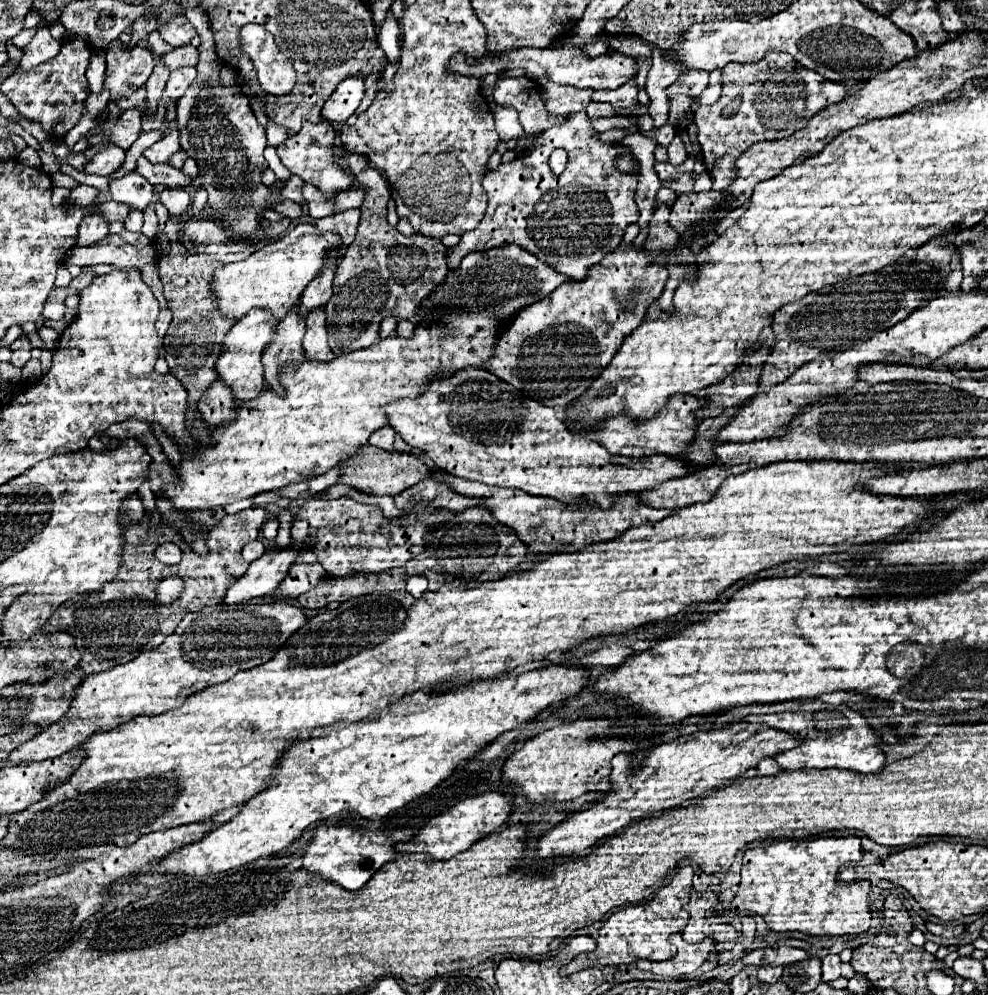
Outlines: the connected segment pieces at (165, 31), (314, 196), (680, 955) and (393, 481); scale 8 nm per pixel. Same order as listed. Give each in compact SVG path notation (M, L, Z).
M175 17L167 23L157 23L157 31L171 47L187 45L195 37L195 27L189 23L187 17Z
M305 185L303 187L303 197L309 205L309 215L311 217L325 217L325 215L333 215L335 213L335 195L331 195L331 199L327 199L319 189L315 189L313 185Z
M681 933L671 935L671 939L673 939L673 945L677 947L677 955L669 961L651 961L647 965L649 971L659 973L665 979L675 979L679 975L693 973L695 969L701 967L701 963L709 957L709 953L715 947L715 939L711 939L711 937L707 937L707 939L703 939L701 943L695 943L695 945L683 941Z
M363 445L353 457L341 463L341 483L359 489L363 493L373 495L399 495L399 491L405 491L407 487L415 485L417 481L431 477L431 467L423 461L423 457L415 453L401 453L401 451L383 451L373 445Z

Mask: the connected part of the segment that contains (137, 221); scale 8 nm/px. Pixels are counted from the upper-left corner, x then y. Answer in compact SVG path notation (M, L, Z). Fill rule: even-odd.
M133 209L129 213L129 217L125 219L125 229L127 231L141 231L143 227L143 213L139 209Z

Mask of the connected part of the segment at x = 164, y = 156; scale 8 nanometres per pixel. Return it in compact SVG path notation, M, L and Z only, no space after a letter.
M173 123L173 125L169 127L169 133L167 133L163 139L159 139L155 145L151 145L149 149L145 149L143 155L145 155L151 163L167 163L167 159L169 159L175 151L179 151L179 129L177 129L177 125Z

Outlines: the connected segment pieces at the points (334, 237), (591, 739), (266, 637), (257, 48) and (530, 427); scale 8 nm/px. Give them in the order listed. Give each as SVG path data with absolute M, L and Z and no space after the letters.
M299 223L283 239L277 239L251 253L245 261L227 263L215 269L211 291L215 293L221 315L241 319L251 309L261 307L265 311L271 311L275 319L283 319L287 309L301 297L307 283L319 273L327 247L335 247L335 243L341 245L337 233L319 231L313 223Z
M593 719L593 721L577 721L559 725L555 729L543 731L537 737L531 737L525 741L525 745L515 751L503 765L501 771L501 783L505 785L519 785L523 789L523 795L527 801L533 803L545 803L545 801L571 801L575 797L581 797L589 791L607 791L609 787L609 773L611 773L611 759L617 753L635 753L639 749L645 749L645 743L631 743L625 739L619 739L617 735L609 733L609 725L613 725L607 719Z
M269 601L269 603L239 603L239 605L211 605L197 613L187 613L185 619L179 623L175 633L165 637L165 641L135 657L133 661L125 665L115 665L111 671L103 671L99 675L87 675L85 681L81 681L75 687L75 695L71 699L69 711L55 723L51 723L47 729L43 729L37 737L29 739L27 743L19 745L15 751L11 751L7 763L3 765L19 765L19 763L31 763L31 761L45 761L63 755L65 751L77 749L91 733L99 729L113 729L119 723L125 723L137 715L159 715L165 711L171 711L183 703L185 697L231 679L235 673L243 669L257 667L271 659L279 647L305 625L305 615L295 603L287 601Z
M243 25L239 29L241 51L253 61L261 89L267 95L287 95L295 85L295 69L285 55L281 55L275 39L261 25Z
M465 367L449 377L431 379L427 387L415 399L399 399L387 407L389 425L403 437L405 443L425 451L425 455L441 469L455 477L481 481L485 485L517 487L529 495L545 495L569 503L571 499L585 497L597 501L603 509L611 505L611 499L621 493L641 493L645 489L657 487L661 481L683 477L687 465L681 459L669 455L649 455L643 459L627 459L621 455L611 455L599 443L587 441L581 435L573 435L561 419L557 419L551 407L517 391L513 385L501 381L497 375Z

